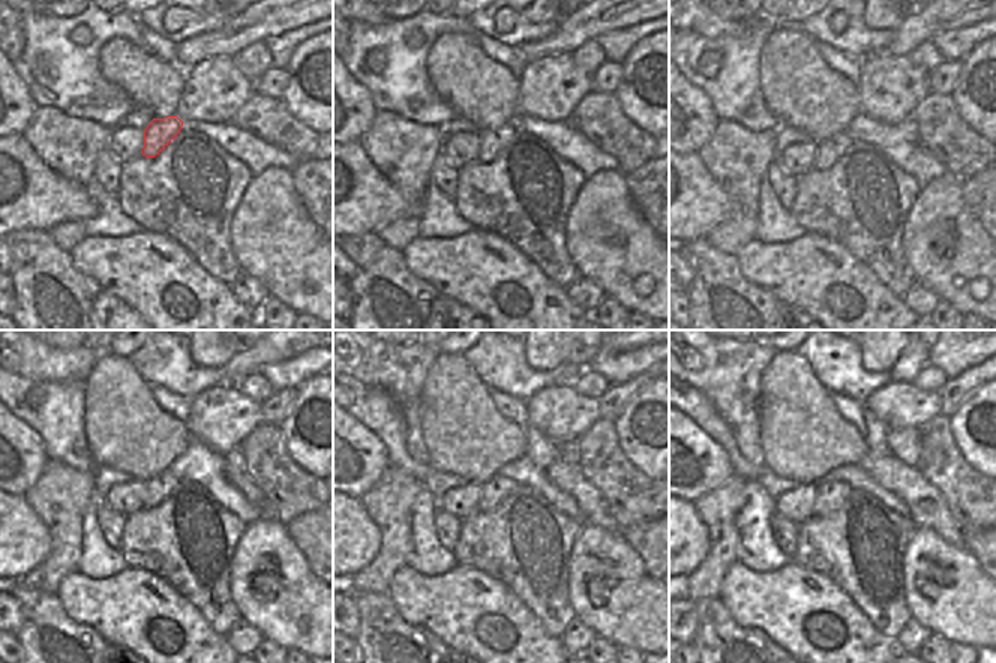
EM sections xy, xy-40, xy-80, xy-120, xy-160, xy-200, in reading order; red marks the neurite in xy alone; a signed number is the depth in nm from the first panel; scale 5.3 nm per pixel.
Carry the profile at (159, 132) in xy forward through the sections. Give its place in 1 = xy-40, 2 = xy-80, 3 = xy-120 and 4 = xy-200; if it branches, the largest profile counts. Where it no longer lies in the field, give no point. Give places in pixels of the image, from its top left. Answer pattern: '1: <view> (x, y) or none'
1: xy-40 (492, 141)
2: xy-80 (830, 149)
3: xy-120 (159, 486)
4: xy-200 (830, 495)

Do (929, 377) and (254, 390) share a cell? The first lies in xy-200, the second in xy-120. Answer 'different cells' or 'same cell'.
same cell

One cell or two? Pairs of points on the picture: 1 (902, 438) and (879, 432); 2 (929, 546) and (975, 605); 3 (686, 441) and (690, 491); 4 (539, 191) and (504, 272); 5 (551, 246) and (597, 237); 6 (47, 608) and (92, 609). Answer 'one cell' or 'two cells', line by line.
1: two cells
2: one cell
3: one cell
4: two cells
5: two cells
6: two cells

